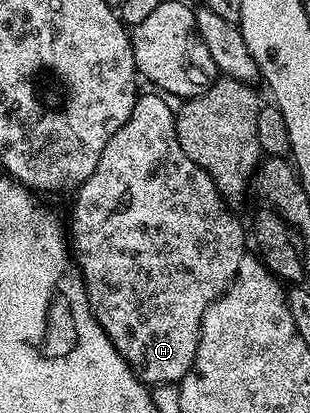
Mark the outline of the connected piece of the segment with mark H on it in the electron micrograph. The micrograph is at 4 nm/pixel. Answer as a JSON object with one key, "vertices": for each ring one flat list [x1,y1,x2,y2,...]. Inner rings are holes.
{"vertices":[[151,93,155,95,143,95,140,94,136,98,133,105,133,113,129,113,129,121,125,121,125,125,121,125,121,129,117,129,117,133,113,133,113,137,109,137,109,145,105,145,105,149,101,153,101,157,97,161,97,169,93,169,93,173,89,173,89,177,86,181,79,184,77,190,74,192,75,204,71,207,71,223,69,219,69,246,73,252,73,258,79,268,79,273,83,277,83,284,87,290,87,296,89,297,89,305,91,306,91,312,96,321,101,325,101,329,105,329,105,333,109,337,109,341,113,341,113,345,121,353,121,357,129,364,138,374,139,378,148,385,158,385,160,383,174,383,178,384,180,379,184,379,189,373,189,369,193,365,195,360,195,354,197,353,197,345,199,344,199,330,201,329,201,321,205,317,205,309,209,309,209,305,214,299,220,299,223,296,224,291,227,290,227,286,233,281,233,277,237,271,237,265,243,260,245,254,245,248,243,248,243,235,245,239,245,227,235,220,235,215,232,208,229,206,226,199,217,189,217,185,209,177,209,173,205,173,205,169,201,169,201,165,197,165,193,161,189,161,189,157,185,153,185,149,181,149,181,141,177,141,177,129,175,128,176,112,171,111,171,107,166,98,159,93]]}

